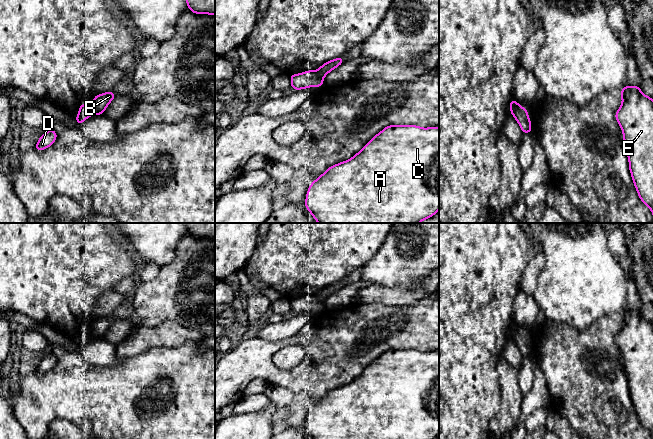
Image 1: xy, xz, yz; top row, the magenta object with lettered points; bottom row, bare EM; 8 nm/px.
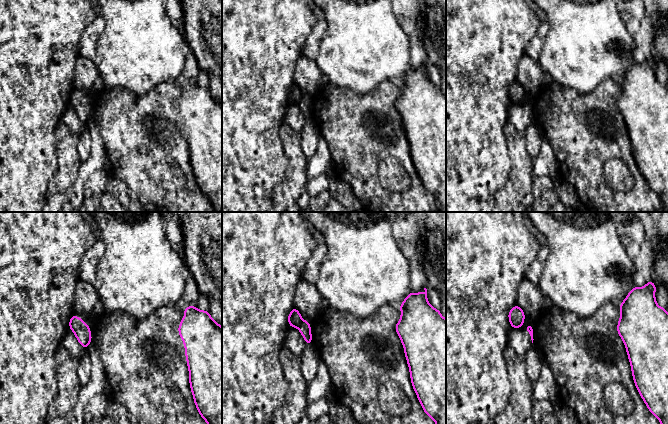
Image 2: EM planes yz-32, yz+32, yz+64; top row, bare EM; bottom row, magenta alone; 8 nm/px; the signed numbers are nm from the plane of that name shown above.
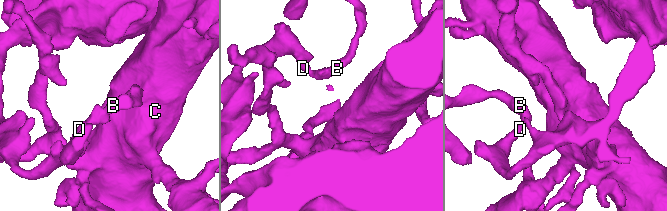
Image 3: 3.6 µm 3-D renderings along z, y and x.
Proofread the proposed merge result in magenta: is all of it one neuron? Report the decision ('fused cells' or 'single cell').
fused cells

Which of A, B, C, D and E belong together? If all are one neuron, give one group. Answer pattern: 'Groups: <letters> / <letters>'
Groups: A B C E / D

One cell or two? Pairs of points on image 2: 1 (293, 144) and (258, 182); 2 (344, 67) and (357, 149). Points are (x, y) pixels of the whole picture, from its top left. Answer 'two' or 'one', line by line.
1: two
2: two

